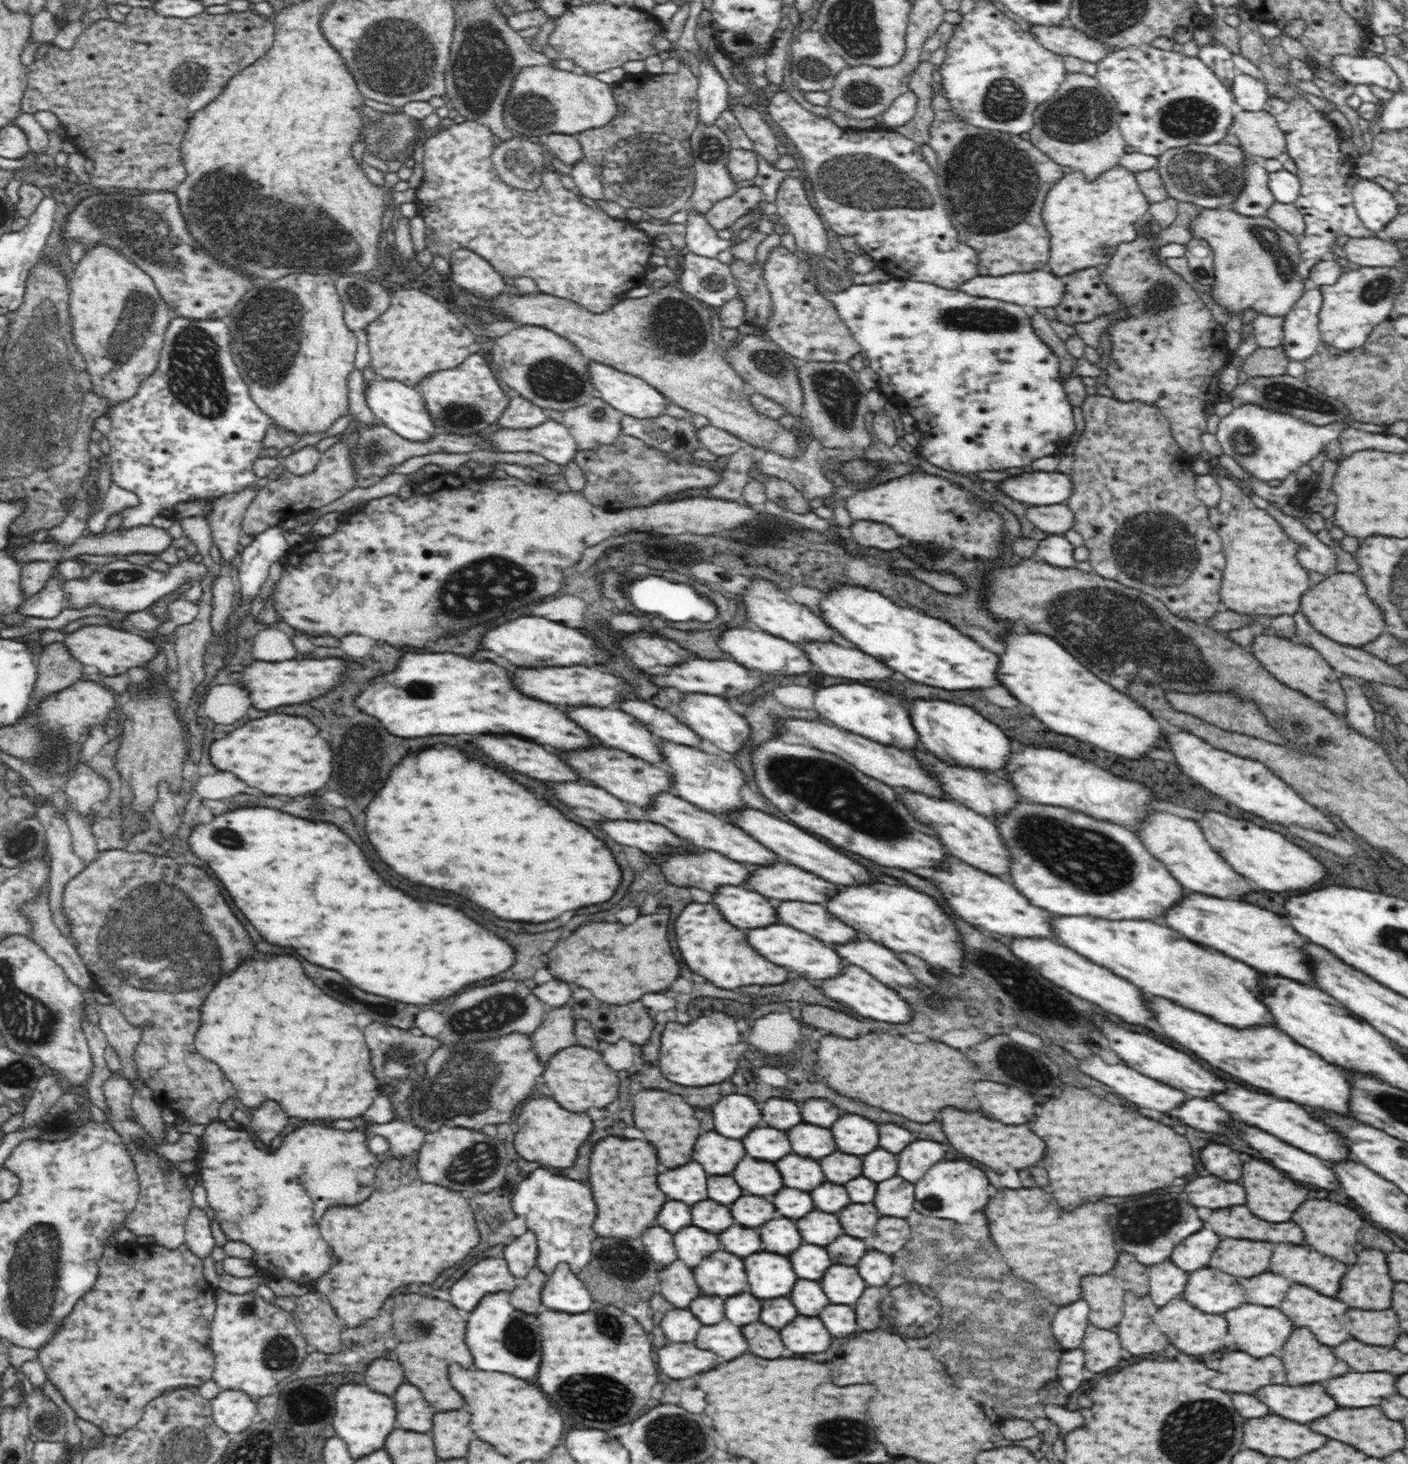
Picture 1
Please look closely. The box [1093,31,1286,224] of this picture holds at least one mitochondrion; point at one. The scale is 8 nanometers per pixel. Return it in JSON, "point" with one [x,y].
{"point":[1192,172]}

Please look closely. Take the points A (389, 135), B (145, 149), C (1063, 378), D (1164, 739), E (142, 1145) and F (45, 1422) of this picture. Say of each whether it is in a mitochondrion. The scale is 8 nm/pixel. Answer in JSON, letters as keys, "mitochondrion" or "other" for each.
{"A":"mitochondrion","B":"other","C":"other","D":"other","E":"other","F":"mitochondrion"}

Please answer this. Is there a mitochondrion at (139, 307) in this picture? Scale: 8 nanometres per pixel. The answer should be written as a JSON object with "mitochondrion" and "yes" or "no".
{"mitochondrion":"yes"}

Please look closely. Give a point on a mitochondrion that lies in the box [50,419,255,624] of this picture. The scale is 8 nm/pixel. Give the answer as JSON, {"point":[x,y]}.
{"point":[120,577]}

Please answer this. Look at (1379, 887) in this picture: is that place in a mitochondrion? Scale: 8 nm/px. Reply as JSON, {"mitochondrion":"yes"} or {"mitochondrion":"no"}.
{"mitochondrion":"no"}

